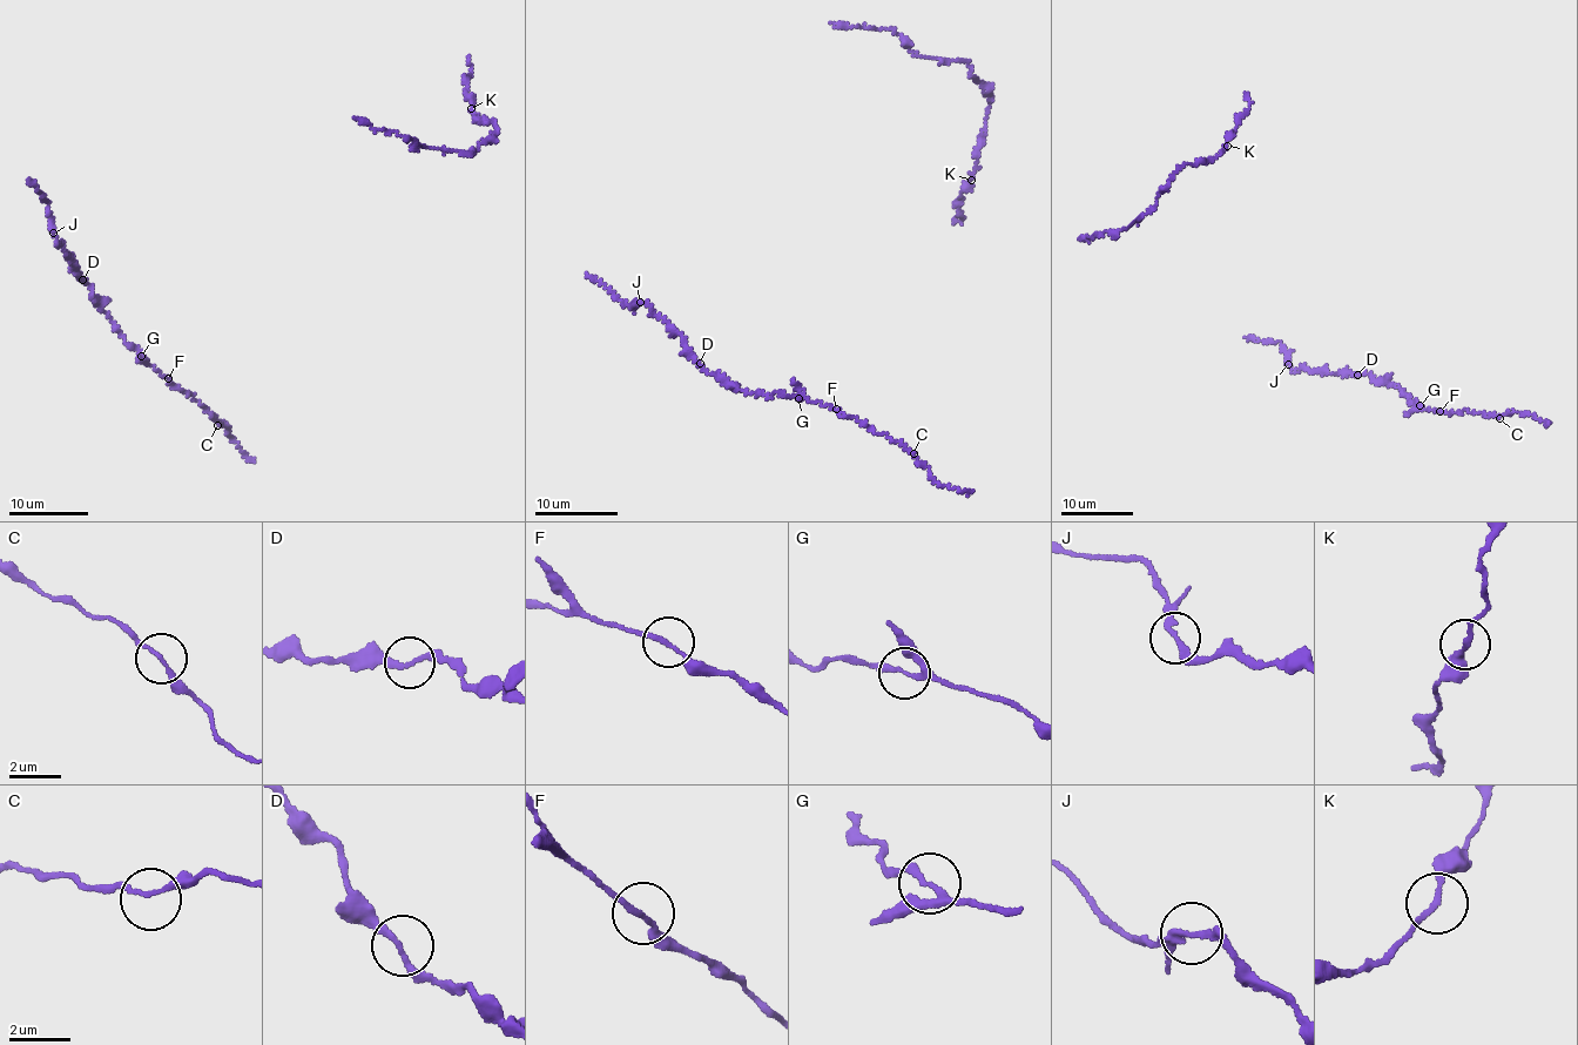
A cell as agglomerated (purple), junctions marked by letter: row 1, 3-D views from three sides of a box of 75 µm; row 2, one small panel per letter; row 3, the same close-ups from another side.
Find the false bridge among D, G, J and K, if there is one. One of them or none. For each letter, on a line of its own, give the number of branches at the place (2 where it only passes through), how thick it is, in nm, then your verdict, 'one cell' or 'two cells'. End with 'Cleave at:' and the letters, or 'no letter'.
D: 2 branches meet; 190 nm thick; one cell
G: 3 branches meet; 150 nm thick; one cell
J: 2 branches meet; 190 nm thick; one cell
K: 2 branches meet; 160 nm thick; one cell
Cleave at: no letter

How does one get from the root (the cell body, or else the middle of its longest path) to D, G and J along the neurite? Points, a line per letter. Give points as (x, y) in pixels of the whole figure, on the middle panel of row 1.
D: (599, 281), (625, 304), (636, 301), (649, 307), (681, 336), (685, 349), (700, 363)
G: (599, 281), (625, 304), (636, 301), (649, 307), (682, 338), (685, 350), (703, 369), (748, 392), (798, 398)
J: (599, 281), (625, 304), (639, 303)

